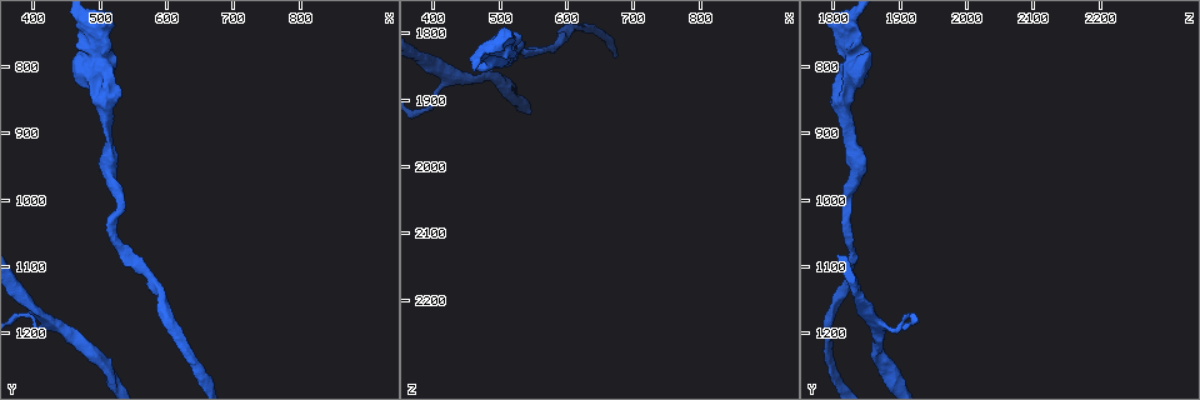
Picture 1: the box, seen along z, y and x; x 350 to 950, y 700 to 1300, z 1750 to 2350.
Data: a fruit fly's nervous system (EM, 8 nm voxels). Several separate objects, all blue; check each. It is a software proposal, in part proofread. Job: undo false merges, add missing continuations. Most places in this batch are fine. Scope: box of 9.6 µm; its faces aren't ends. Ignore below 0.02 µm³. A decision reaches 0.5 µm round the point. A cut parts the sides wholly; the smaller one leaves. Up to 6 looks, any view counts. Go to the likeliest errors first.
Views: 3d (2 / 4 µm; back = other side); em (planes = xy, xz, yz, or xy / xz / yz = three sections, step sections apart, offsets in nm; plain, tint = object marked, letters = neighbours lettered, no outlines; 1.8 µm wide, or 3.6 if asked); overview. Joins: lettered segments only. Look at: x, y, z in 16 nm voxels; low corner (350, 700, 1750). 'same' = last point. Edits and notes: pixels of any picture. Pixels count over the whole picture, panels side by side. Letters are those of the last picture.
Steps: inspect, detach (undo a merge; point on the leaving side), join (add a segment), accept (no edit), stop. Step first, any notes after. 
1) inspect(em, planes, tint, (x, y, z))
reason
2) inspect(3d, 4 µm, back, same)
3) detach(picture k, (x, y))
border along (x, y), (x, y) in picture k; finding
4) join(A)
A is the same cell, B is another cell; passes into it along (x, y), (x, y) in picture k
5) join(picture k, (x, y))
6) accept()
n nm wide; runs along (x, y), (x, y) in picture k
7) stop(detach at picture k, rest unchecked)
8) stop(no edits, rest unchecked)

inspect(em, 3.6 µm, planes, letters, (500, 785, 1825))
a fork

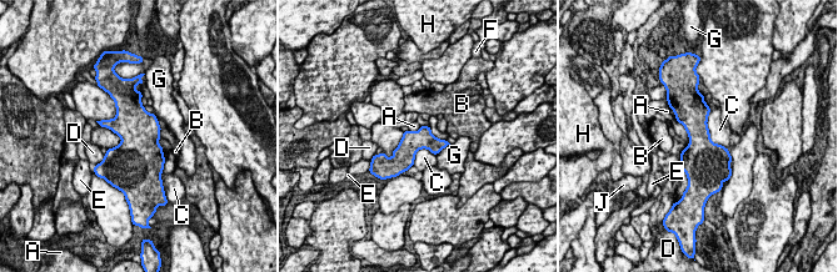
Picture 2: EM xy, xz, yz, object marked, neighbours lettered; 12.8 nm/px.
accept()
280 nm wide; A, B, C, D, E, F, G, H and J are other cells; border along (669, 106), (687, 134), (687, 147) in picture 2; continuous, no second neuron

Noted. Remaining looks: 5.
inspect(em, xy, step 16, letters, (390, 1170, 1915))

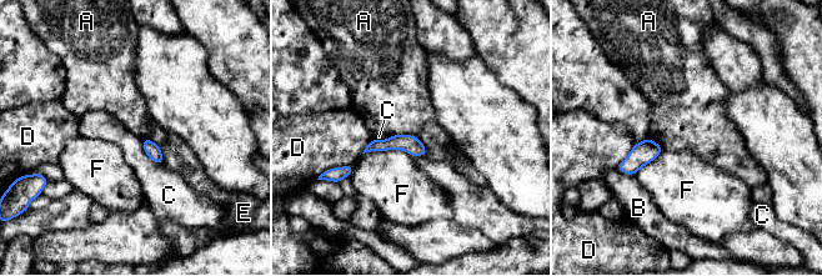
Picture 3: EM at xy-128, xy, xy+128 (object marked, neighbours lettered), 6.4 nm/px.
accept()
F touches over 340 nm; A, B, C, D, E and F are other cells; all the same neuron

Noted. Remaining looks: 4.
inspect(em, xz, step 4, letters, (515, 915, 1825))

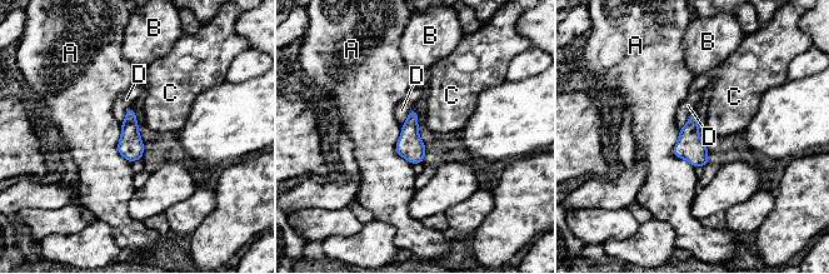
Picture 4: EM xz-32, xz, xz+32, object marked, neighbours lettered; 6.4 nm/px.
accept()
160 nm wide; A, B, C and D are other cells; border along (694, 110), (679, 130) in picture 4; continuous, no second neuron

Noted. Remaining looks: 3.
stop(no edits, rest unchecked)

